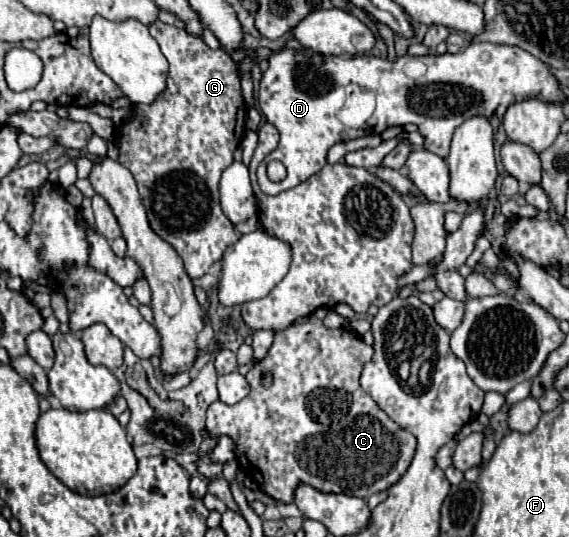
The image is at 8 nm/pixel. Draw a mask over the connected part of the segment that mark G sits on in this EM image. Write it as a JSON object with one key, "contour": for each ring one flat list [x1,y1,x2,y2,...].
{"contour":[[159,20,149,26,149,32,169,60,167,90,153,104,137,104,133,110,135,116,121,124,117,136,121,150,119,164,133,174,151,228,177,250,185,272,191,278,201,278,237,238,233,224,219,206,219,178,233,164,233,152,245,134,247,104,241,96,237,64,223,48,213,50,201,38]]}

